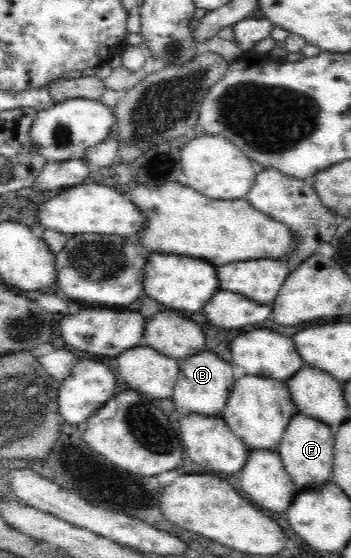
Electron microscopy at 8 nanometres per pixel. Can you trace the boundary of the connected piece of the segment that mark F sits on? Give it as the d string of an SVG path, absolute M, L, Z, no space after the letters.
M301 413L292 416L276 451L297 490L314 488L330 480L334 458L333 444L334 435L327 424Z

